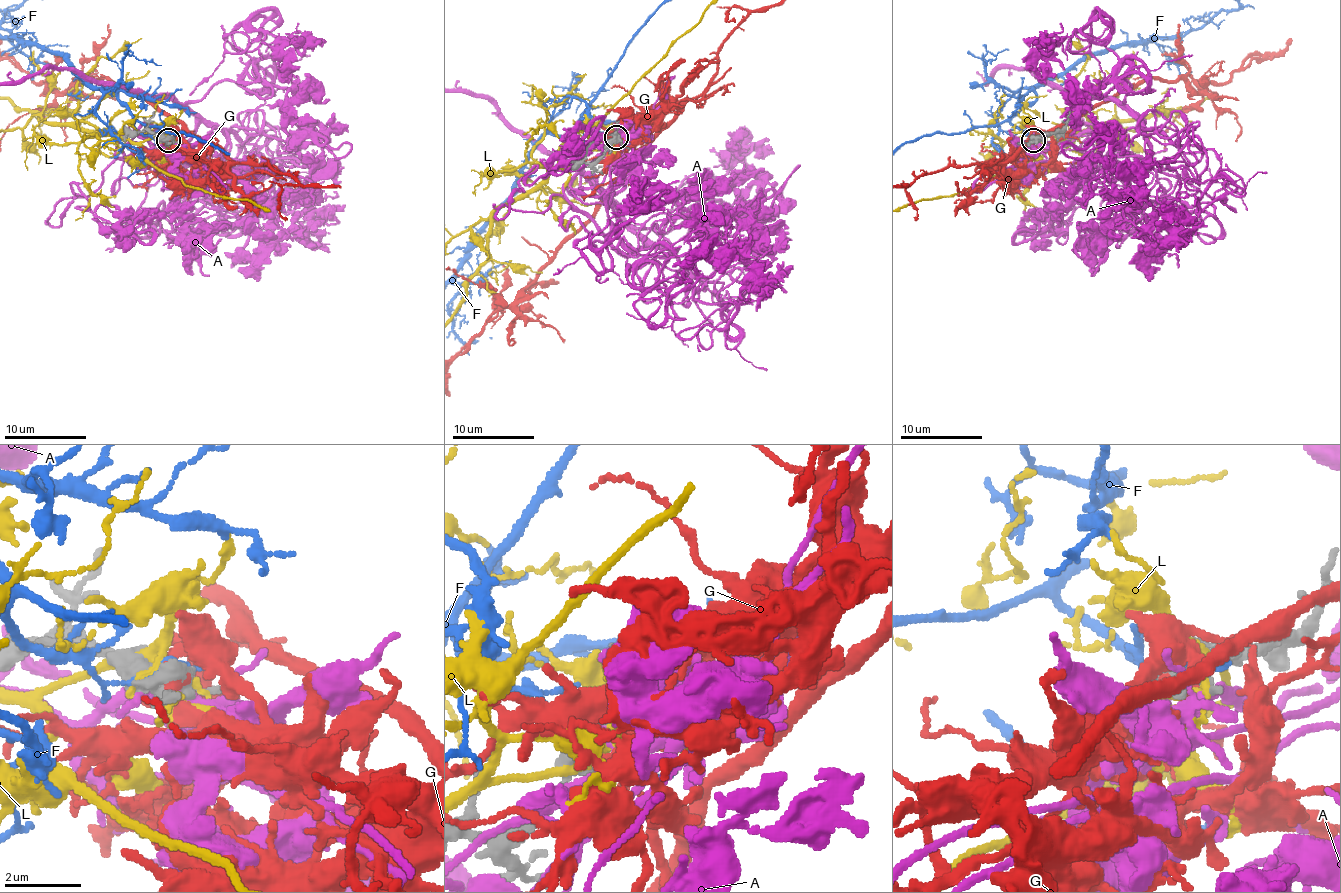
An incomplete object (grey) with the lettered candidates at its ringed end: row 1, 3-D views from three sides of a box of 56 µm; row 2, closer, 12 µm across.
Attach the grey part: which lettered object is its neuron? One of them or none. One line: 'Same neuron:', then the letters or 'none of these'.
Same neuron: G

